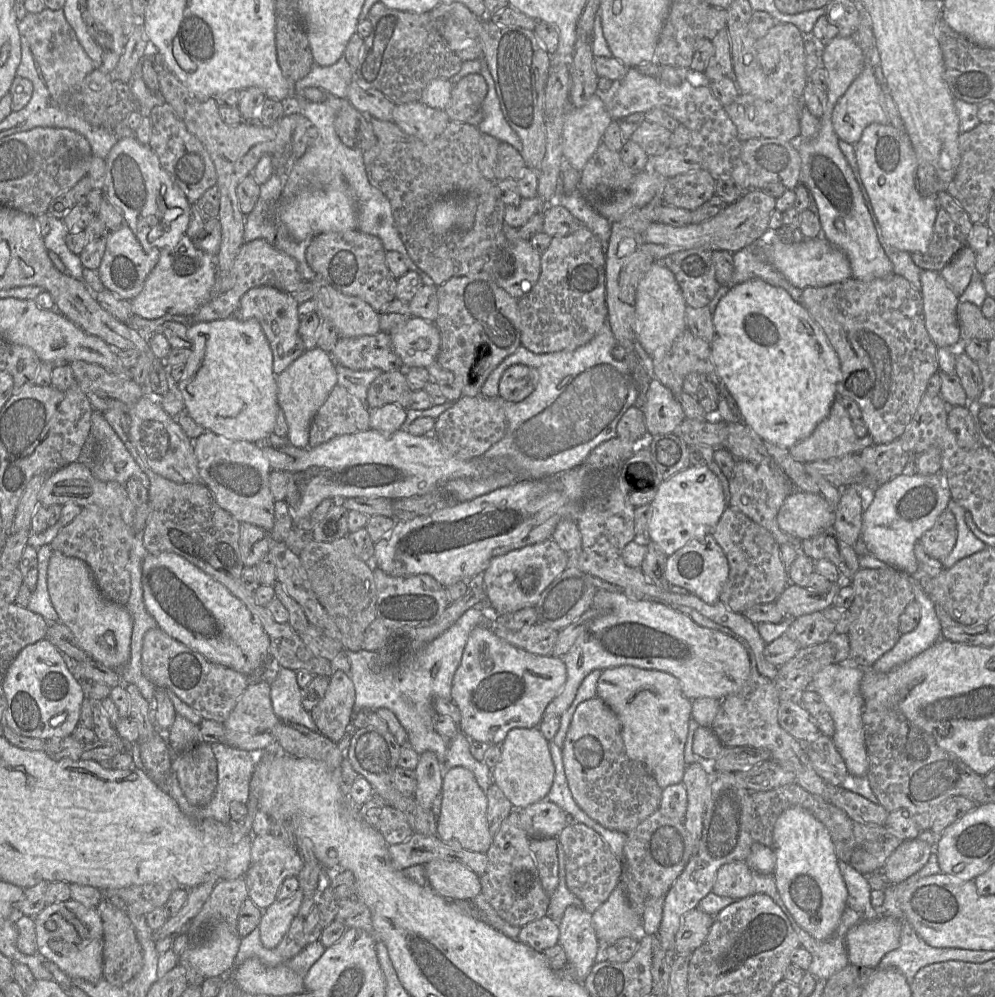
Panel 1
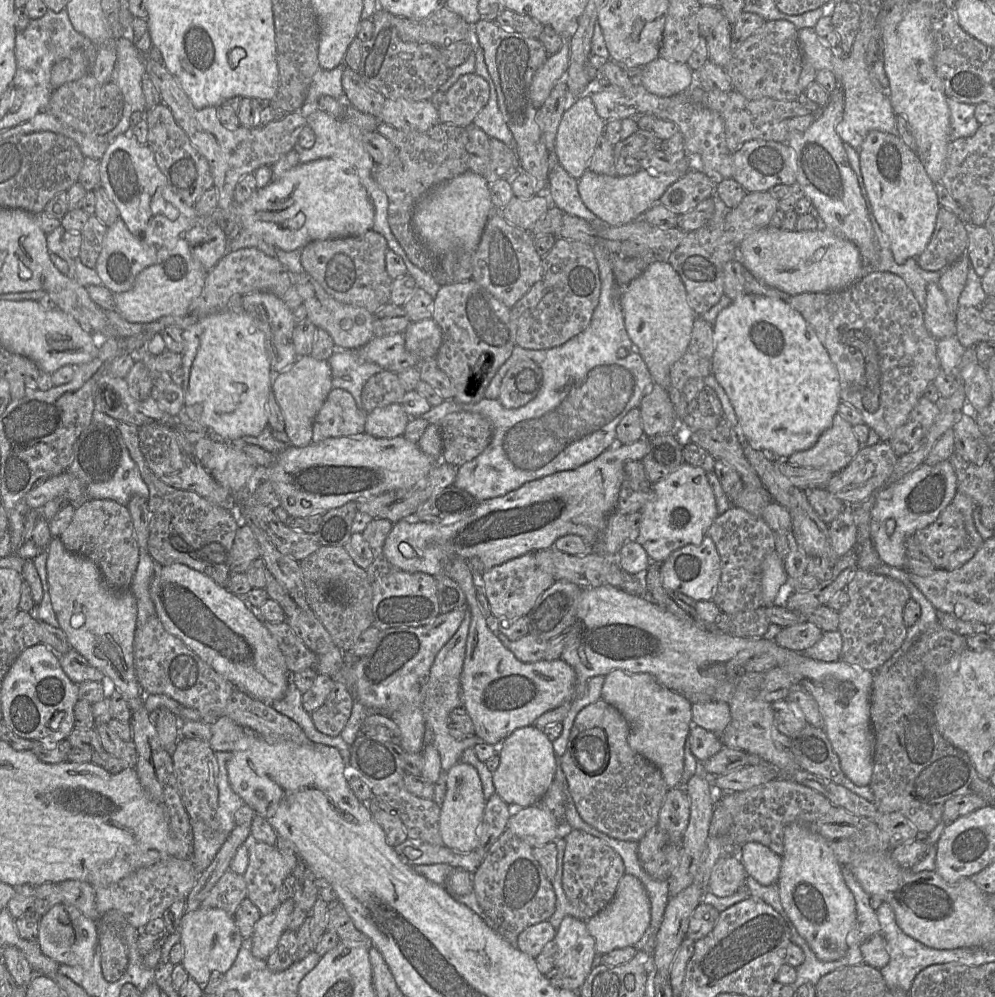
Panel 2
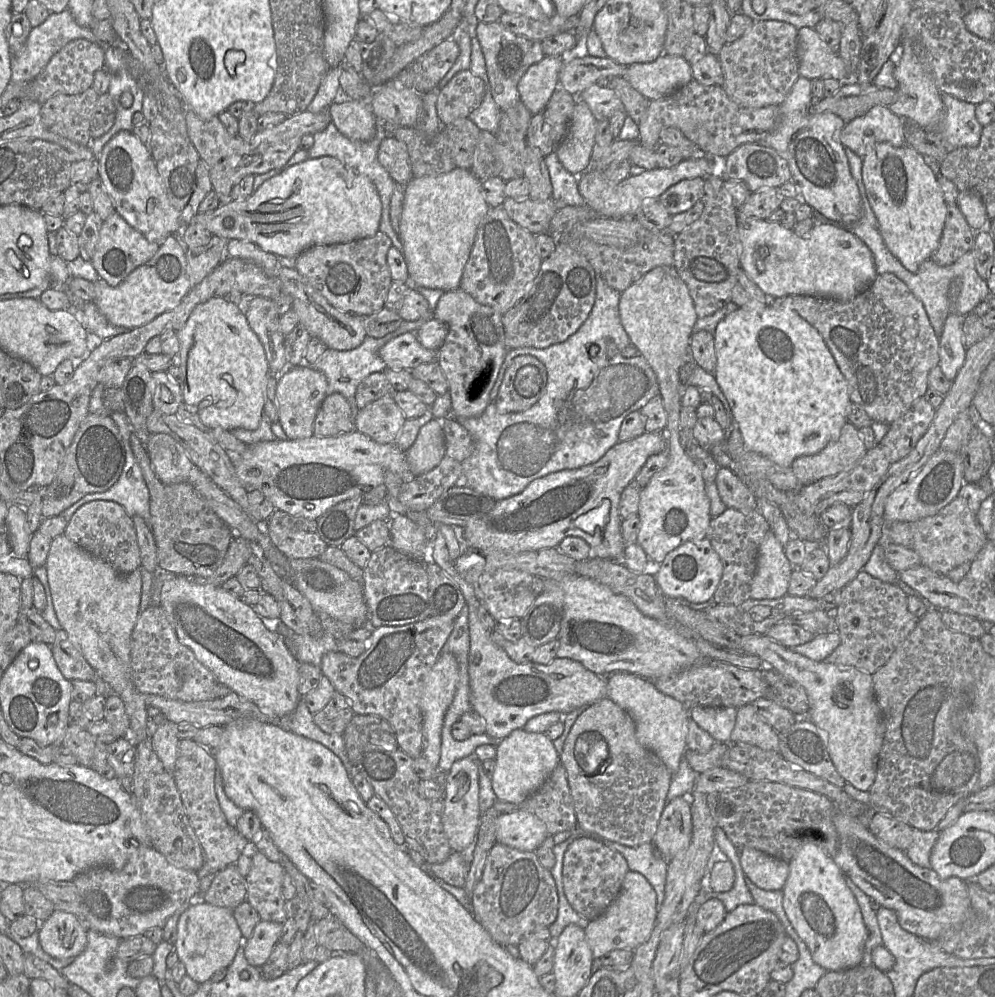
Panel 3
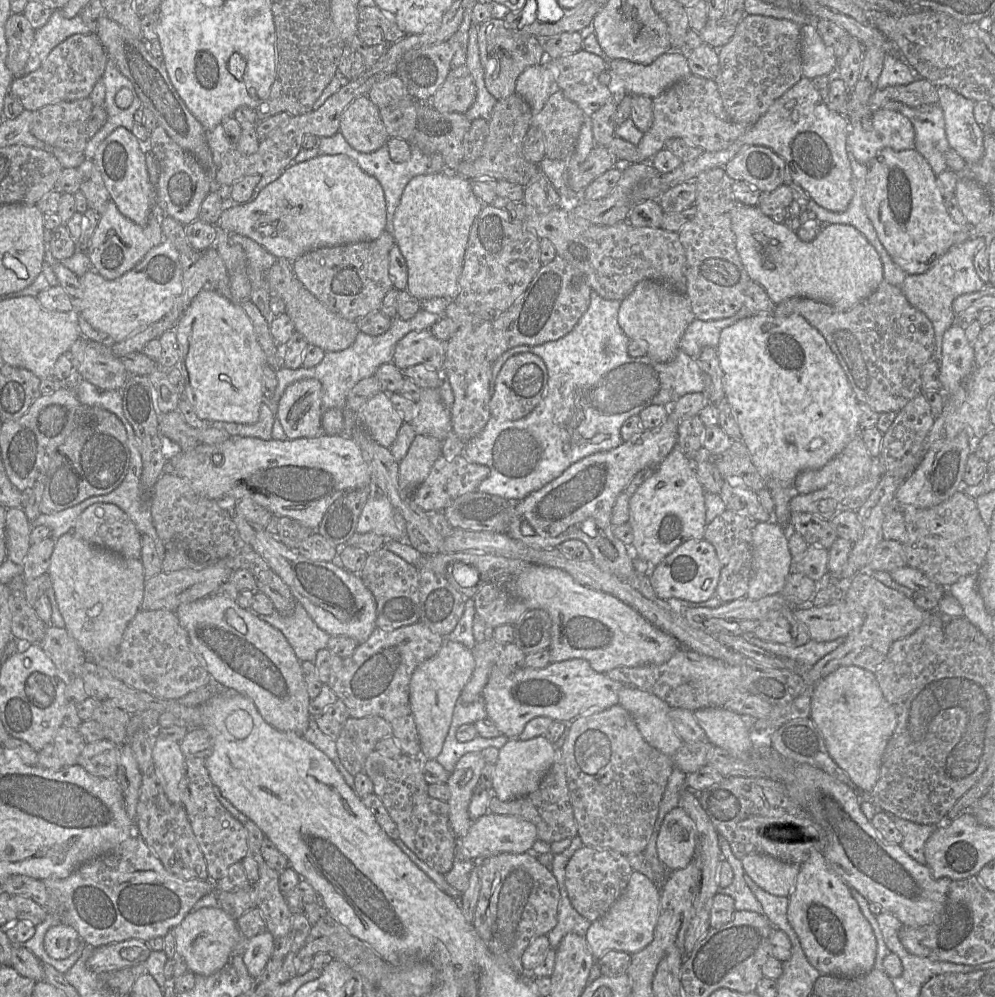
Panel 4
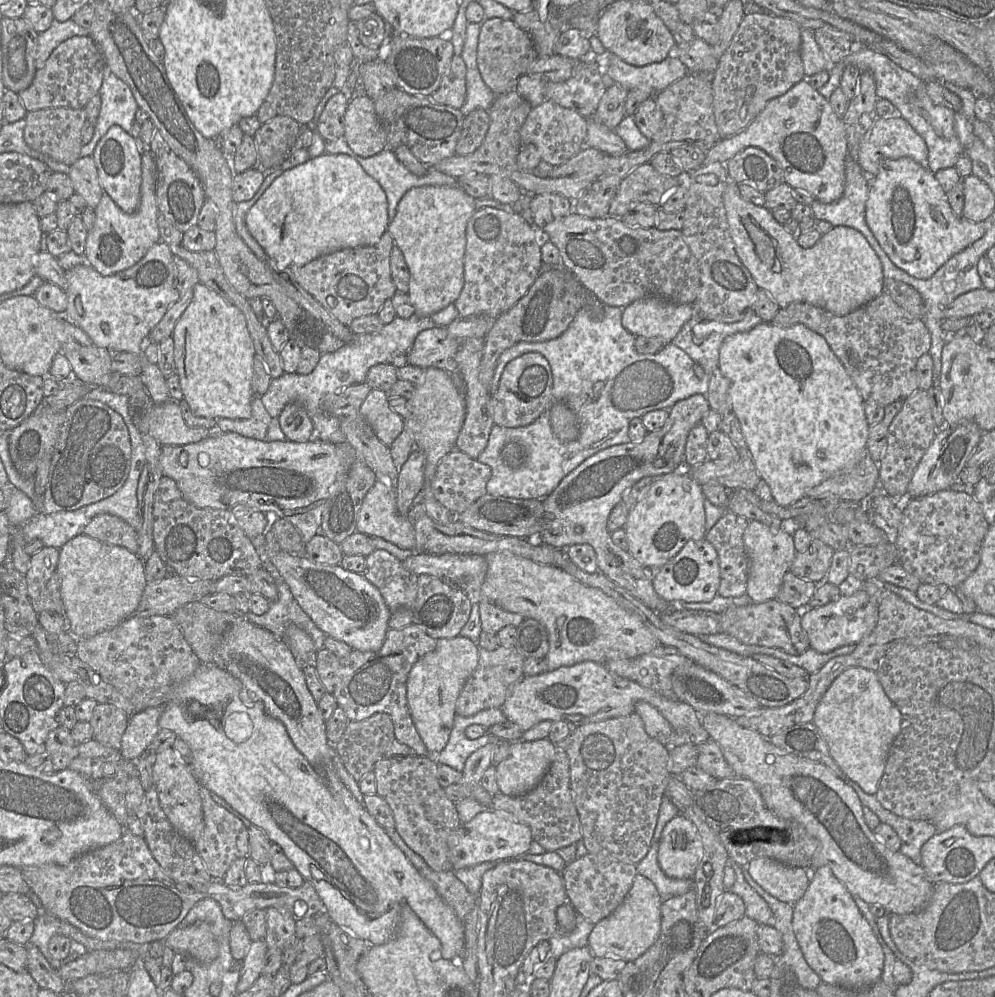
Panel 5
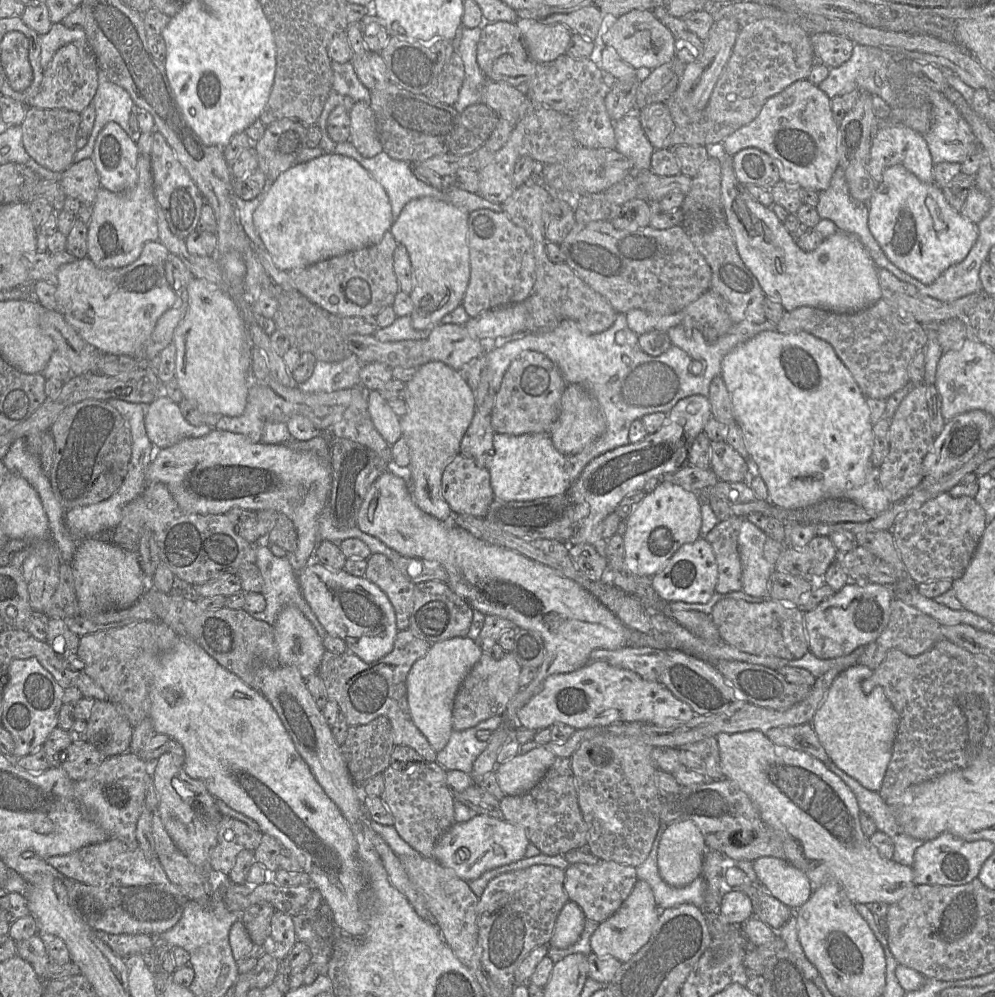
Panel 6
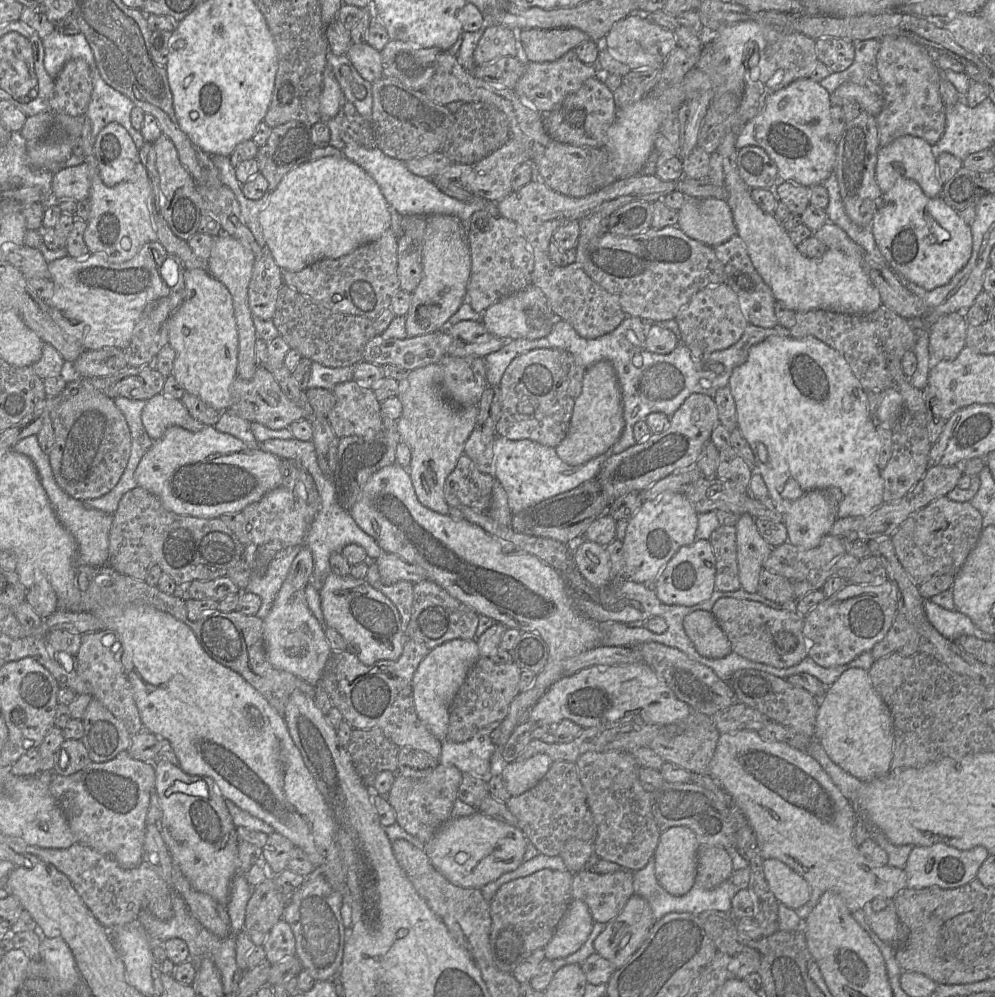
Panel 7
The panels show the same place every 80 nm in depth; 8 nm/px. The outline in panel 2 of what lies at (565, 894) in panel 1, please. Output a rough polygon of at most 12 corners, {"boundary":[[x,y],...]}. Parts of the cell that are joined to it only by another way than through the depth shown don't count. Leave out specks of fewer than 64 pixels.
{"boundary":[[555,839],[557,871],[552,881],[555,911],[548,919],[558,929],[565,916],[587,922],[567,899],[562,886],[565,839]]}

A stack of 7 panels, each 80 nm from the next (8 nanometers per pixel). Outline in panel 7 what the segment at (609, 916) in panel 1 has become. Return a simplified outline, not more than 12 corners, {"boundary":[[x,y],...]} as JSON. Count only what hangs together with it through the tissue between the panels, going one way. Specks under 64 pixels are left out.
{"boundary":[[633,894],[595,939],[595,952],[618,969],[655,922]]}

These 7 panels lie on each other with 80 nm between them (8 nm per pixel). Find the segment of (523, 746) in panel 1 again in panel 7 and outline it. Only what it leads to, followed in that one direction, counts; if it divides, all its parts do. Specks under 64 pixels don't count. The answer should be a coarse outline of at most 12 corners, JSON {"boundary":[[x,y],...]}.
{"boundary":[[546,754],[506,763],[511,796],[536,786],[554,761]]}

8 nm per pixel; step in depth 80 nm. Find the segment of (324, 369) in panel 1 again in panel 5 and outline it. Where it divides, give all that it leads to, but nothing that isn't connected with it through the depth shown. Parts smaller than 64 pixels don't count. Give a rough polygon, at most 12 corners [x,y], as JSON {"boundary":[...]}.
{"boundary":[[301,403],[278,416],[286,440],[306,442],[314,426]]}

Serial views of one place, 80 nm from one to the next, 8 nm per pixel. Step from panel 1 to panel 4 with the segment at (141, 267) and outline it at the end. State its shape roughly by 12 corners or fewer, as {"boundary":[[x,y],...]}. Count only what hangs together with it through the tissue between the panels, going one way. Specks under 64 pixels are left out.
{"boundary":[[110,199],[88,253],[107,280],[130,271],[163,242],[156,204],[147,224]]}

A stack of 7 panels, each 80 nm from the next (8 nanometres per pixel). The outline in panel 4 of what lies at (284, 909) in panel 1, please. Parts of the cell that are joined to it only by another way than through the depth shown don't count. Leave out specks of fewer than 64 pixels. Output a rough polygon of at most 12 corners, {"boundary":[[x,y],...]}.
{"boundary":[[265,930],[247,940],[242,958],[254,979],[271,958],[274,939]]}

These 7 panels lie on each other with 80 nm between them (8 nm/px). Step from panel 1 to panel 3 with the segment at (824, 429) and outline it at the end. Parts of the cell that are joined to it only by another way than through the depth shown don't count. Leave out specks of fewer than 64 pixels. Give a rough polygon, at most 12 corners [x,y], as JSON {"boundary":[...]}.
{"boundary":[[847,422],[836,441],[797,457],[791,468],[806,486],[850,470],[866,452]]}

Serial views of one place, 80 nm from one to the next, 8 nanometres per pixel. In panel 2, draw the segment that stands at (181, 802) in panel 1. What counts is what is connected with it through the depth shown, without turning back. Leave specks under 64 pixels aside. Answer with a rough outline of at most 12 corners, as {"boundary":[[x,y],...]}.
{"boundary":[[215,751],[218,807],[211,822],[191,822],[191,861],[198,875],[210,866],[245,804],[232,790],[232,752]]}

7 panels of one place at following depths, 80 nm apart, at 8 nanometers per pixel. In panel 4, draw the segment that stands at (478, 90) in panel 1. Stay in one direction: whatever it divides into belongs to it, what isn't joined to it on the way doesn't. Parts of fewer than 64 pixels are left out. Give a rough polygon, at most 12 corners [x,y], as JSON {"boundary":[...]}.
{"boundary":[[466,65],[451,68],[430,98],[441,113],[466,113],[476,99]]}

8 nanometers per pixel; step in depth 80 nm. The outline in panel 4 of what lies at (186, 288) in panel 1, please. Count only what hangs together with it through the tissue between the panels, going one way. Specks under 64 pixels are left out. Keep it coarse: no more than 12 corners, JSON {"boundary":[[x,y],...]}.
{"boundary":[[170,240],[130,271],[79,277],[73,308],[120,342],[162,319],[182,294]]}

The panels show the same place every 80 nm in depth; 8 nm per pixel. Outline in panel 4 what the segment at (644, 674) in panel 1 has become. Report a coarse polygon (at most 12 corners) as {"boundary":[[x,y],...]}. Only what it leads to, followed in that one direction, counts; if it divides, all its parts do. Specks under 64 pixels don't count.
{"boundary":[[623,686],[619,705],[645,741],[673,757],[683,741],[671,707]]}

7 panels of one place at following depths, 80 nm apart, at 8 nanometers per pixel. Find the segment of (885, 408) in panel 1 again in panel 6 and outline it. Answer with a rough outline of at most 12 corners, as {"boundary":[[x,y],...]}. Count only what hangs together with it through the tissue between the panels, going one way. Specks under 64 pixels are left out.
{"boundary":[[883,298],[853,313],[784,312],[783,334],[828,342],[865,397],[909,383],[928,341]]}

